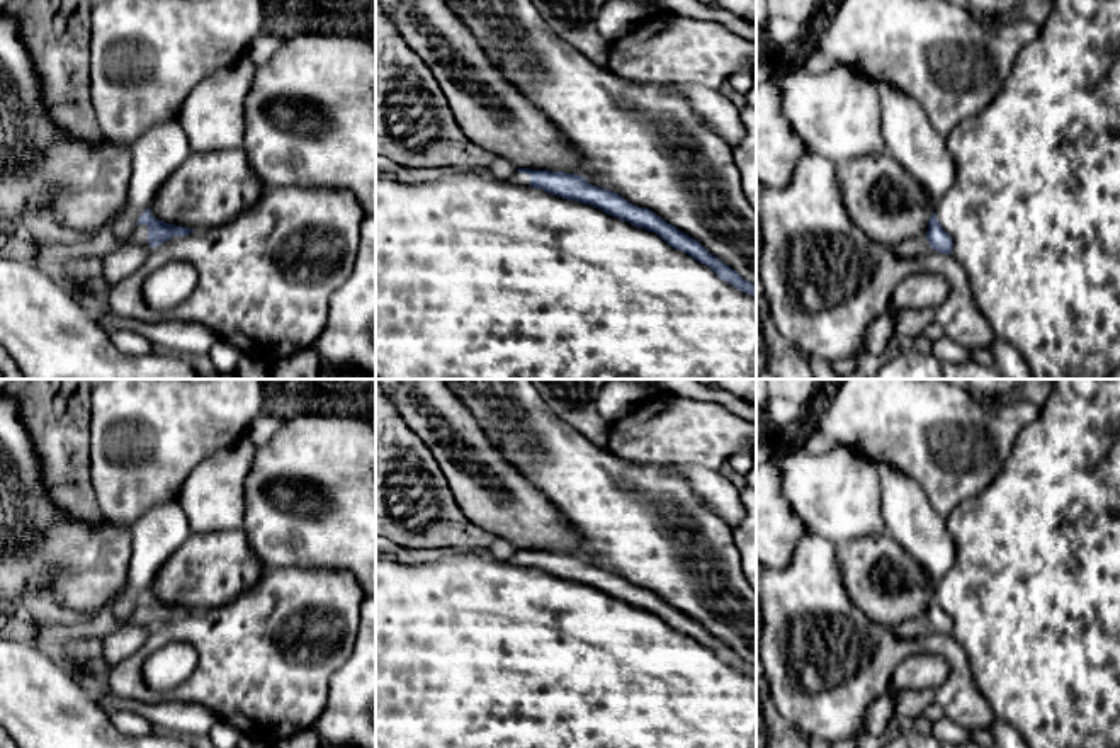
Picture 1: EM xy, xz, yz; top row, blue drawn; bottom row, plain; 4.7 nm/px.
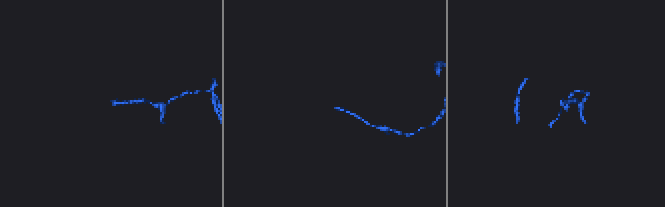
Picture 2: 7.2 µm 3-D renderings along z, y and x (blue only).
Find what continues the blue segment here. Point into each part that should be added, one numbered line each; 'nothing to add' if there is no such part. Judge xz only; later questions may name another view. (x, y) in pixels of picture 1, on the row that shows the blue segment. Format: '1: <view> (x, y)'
1: xz (517, 179)

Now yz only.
nothing to add

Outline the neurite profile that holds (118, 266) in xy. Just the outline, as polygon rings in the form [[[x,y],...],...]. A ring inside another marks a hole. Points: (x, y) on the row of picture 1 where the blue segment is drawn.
[[[122,245],[93,267],[93,279],[107,291],[134,274],[148,258],[151,246]]]

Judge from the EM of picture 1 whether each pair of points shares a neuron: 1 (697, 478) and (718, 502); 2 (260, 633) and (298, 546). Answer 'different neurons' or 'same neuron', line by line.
1: same neuron
2: different neurons

